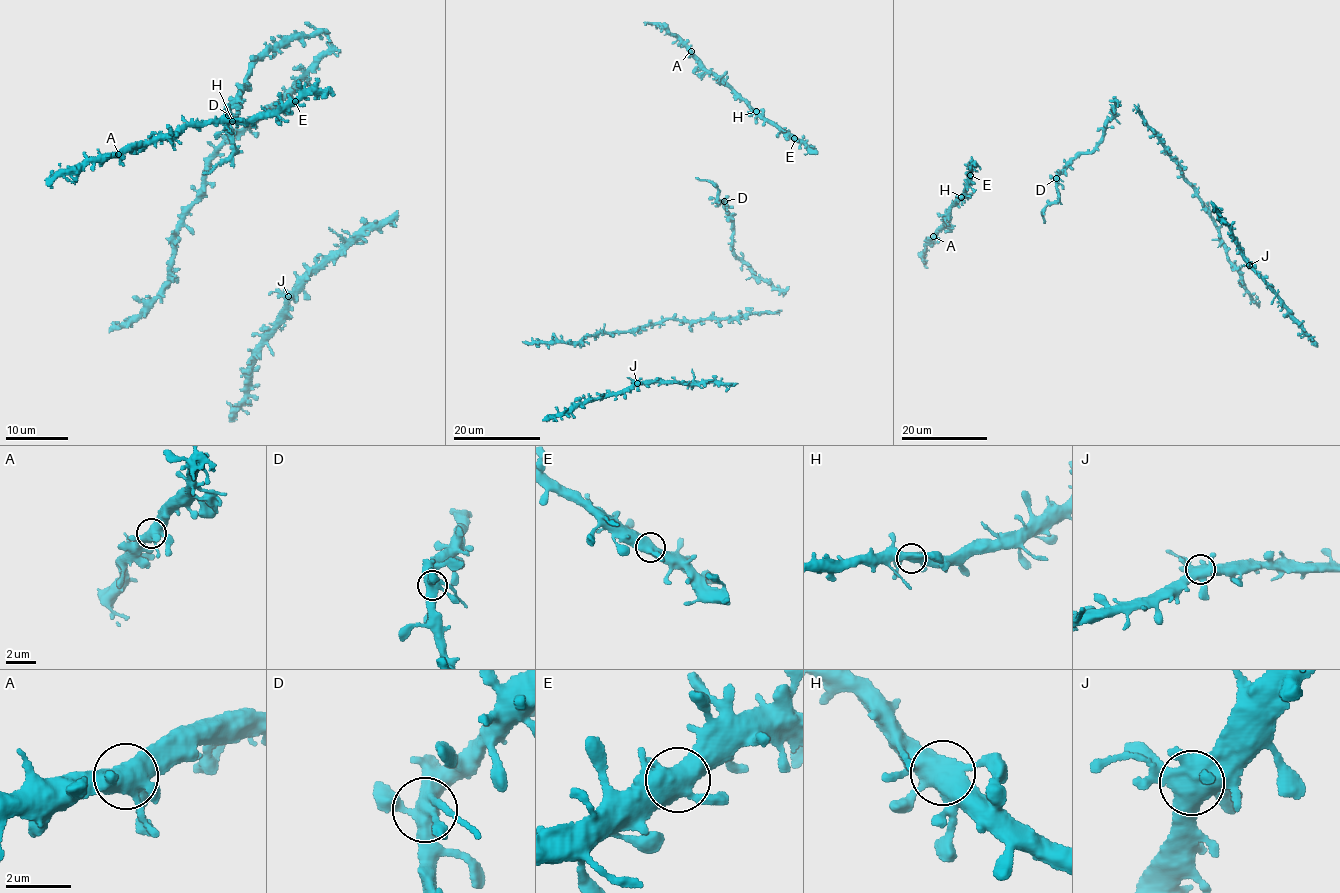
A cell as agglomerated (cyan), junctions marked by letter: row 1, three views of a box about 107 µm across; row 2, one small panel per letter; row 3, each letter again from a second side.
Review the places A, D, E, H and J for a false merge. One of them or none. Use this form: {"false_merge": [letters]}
{"false_merge": []}

